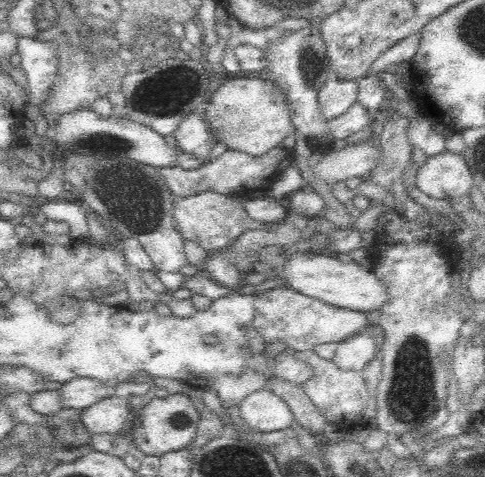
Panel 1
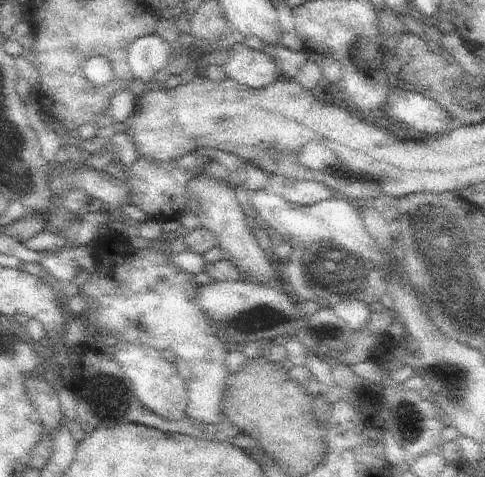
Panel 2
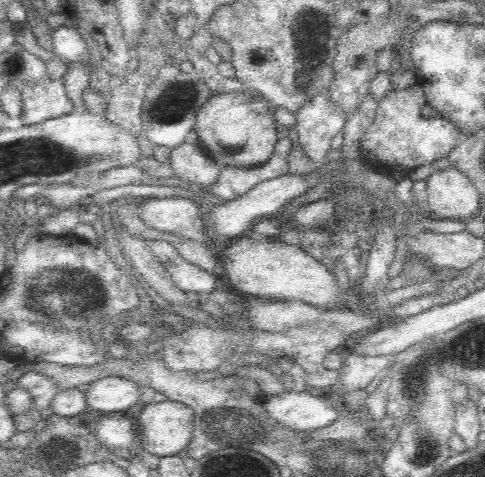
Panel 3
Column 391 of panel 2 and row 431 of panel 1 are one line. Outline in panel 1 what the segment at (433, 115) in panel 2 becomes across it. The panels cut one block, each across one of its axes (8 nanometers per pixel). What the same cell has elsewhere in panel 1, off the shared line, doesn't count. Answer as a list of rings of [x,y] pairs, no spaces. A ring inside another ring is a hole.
[[[116,394],[102,398],[100,402],[82,410],[80,420],[92,434],[116,434],[126,424],[126,418],[132,420],[128,402],[128,398],[118,398]]]

